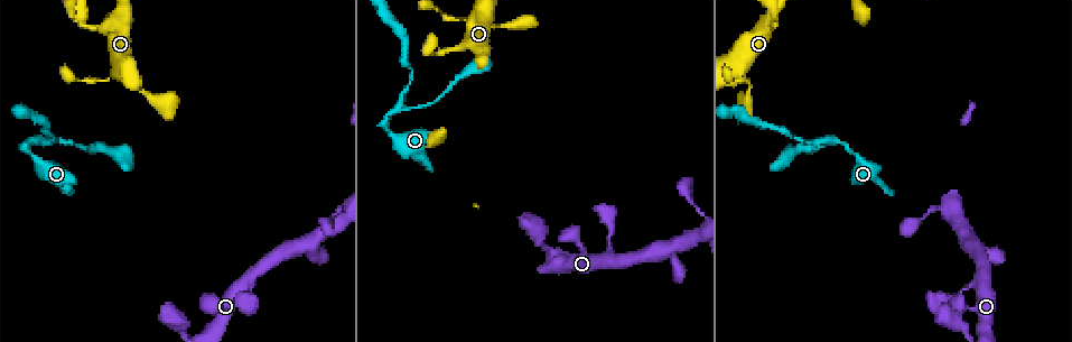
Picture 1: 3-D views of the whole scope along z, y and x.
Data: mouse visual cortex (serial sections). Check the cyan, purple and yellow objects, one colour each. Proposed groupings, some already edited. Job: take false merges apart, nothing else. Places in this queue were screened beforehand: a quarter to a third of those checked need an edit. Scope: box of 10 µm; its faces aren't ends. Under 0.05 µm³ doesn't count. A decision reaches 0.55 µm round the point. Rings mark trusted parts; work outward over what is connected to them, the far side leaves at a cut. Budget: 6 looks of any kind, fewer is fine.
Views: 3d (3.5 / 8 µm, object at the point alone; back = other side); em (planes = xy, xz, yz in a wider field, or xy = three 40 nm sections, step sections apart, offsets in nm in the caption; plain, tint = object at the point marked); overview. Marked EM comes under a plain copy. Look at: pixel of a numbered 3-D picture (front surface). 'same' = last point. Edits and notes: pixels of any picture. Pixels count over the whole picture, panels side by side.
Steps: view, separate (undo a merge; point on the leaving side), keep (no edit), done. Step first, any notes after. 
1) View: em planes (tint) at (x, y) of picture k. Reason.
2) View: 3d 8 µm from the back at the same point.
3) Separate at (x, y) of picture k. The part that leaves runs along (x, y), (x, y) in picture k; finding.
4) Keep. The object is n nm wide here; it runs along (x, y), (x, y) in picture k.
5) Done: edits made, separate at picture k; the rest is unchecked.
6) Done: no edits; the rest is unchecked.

View: 3d 3.5 µm at (745, 78) of picture 1. Thin arm on a thick one.

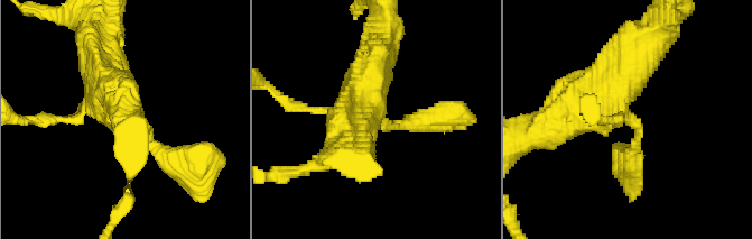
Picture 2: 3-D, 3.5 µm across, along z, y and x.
View: em xy step 2 (tint) at (378, 111) of picture 2. 4 arms meet here; the arms are 100, 150, 400, 450 nm wide.

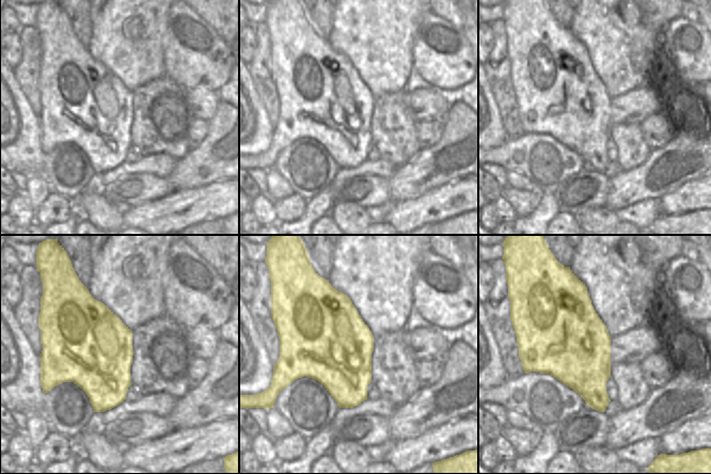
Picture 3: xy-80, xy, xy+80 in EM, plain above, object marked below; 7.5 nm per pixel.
Keep. The object is 600 nm wide here; it runs along (103, 47), (103, 82), (151, 147) in picture 2; one cell here.

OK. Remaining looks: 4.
View: 3d 3.5 µm at (39, 141) of picture 1. Three-way junction.

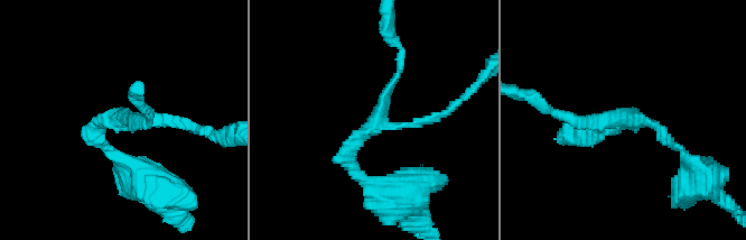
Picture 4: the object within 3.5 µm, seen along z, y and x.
View: em xy step 3 (tint) at (377, 123) of picture 4. Shape alone is not enough.

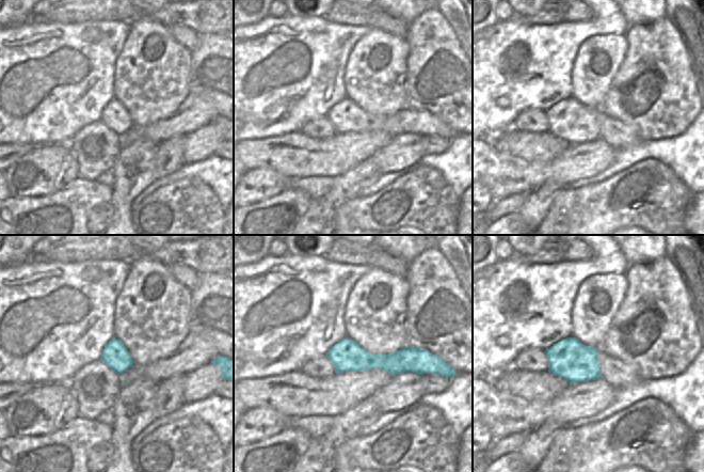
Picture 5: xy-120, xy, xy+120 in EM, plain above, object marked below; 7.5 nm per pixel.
View: em xy step 2 (tint) at the same point.

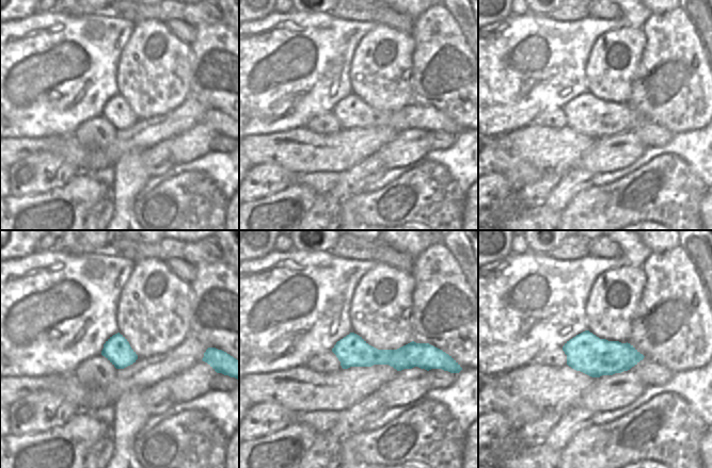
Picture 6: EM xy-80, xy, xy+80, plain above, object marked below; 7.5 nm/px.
Keep. The arms are 100, 100, 150 nm wide; it runs along (335, 350), (367, 356), (429, 358) in picture 6; all the same cell.

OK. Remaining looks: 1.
Done: no edits; the rest is unchecked.

